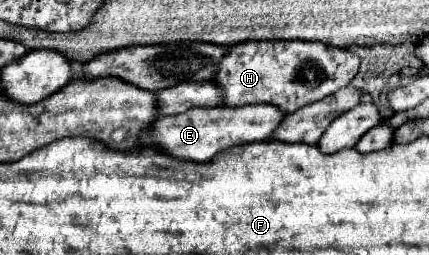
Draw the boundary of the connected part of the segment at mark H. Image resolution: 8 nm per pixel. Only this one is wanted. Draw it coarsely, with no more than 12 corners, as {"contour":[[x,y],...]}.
{"contour":[[303,40],[227,48],[223,106],[293,114],[347,86],[359,56]]}

